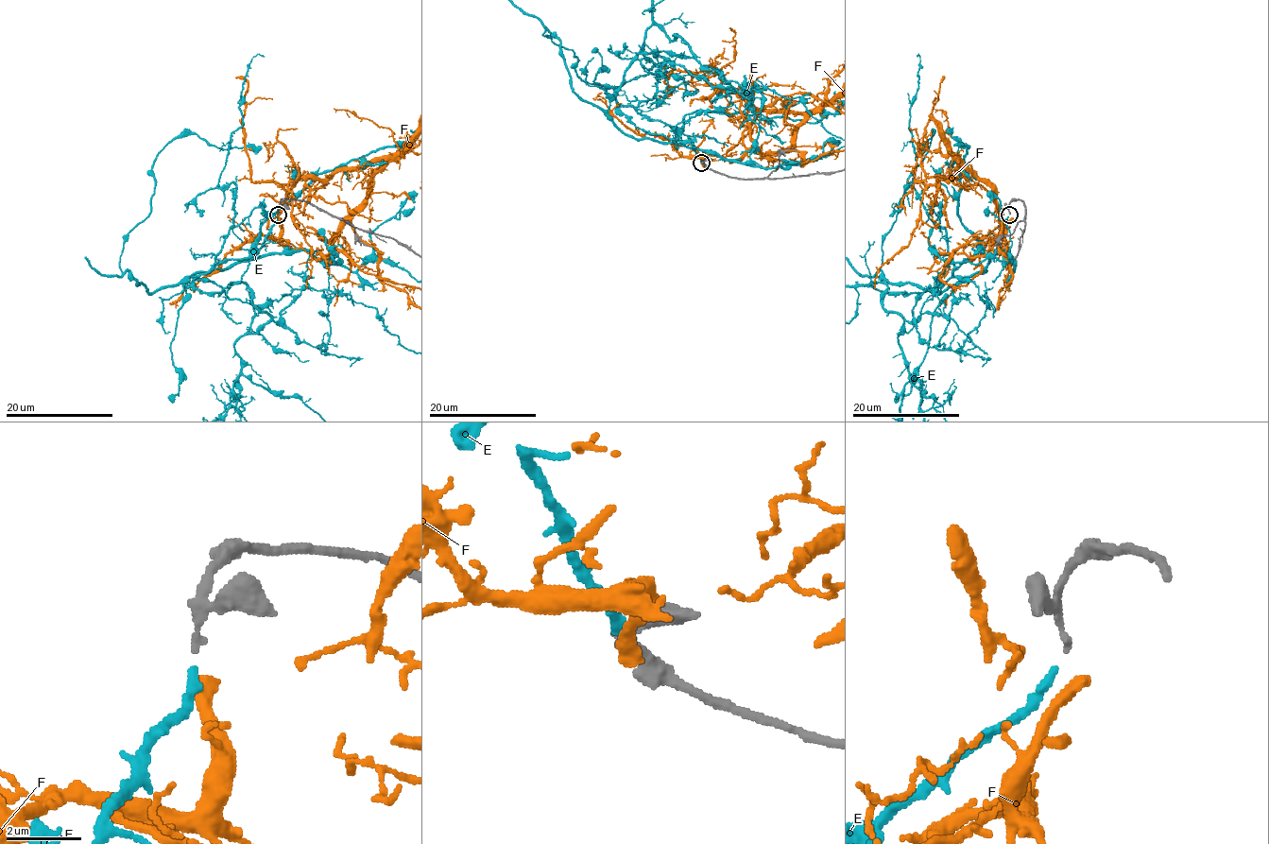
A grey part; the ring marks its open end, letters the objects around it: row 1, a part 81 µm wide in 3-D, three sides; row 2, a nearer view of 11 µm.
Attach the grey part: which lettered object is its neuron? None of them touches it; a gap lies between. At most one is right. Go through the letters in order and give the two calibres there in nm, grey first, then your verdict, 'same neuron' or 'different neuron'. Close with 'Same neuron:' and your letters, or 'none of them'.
E: 180 nm thick on the grey side, 240 nm on the other; same neuron
F: 180 nm thick on the grey side, 400 nm on the other; different neuron
Same neuron: E

